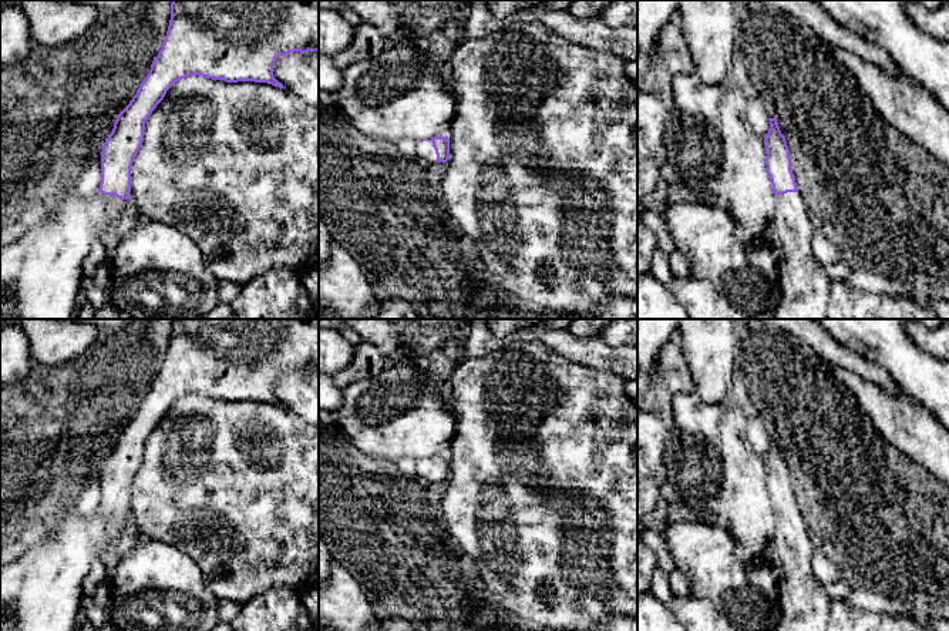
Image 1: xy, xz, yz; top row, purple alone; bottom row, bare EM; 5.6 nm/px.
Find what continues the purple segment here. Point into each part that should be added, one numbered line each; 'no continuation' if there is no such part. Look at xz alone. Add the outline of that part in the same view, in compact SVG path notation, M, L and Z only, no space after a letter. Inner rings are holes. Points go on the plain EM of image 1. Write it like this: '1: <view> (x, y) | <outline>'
1: xz (424, 469) | M420 460L415 464L415 476L425 479L427 481L435 483L437 481L437 473L433 466L433 460Z

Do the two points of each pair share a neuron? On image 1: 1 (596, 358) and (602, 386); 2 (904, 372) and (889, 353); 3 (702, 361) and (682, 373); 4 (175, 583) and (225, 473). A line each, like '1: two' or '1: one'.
1: two
2: one
3: two
4: two

